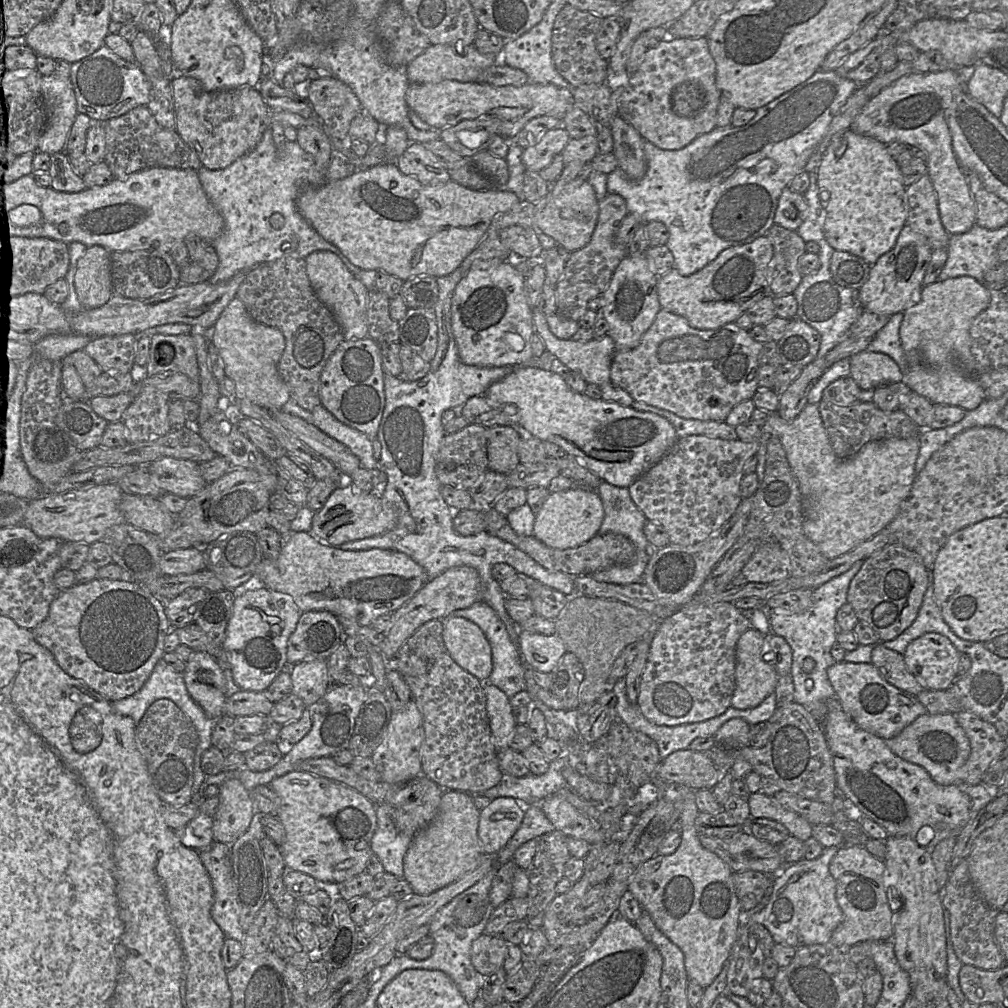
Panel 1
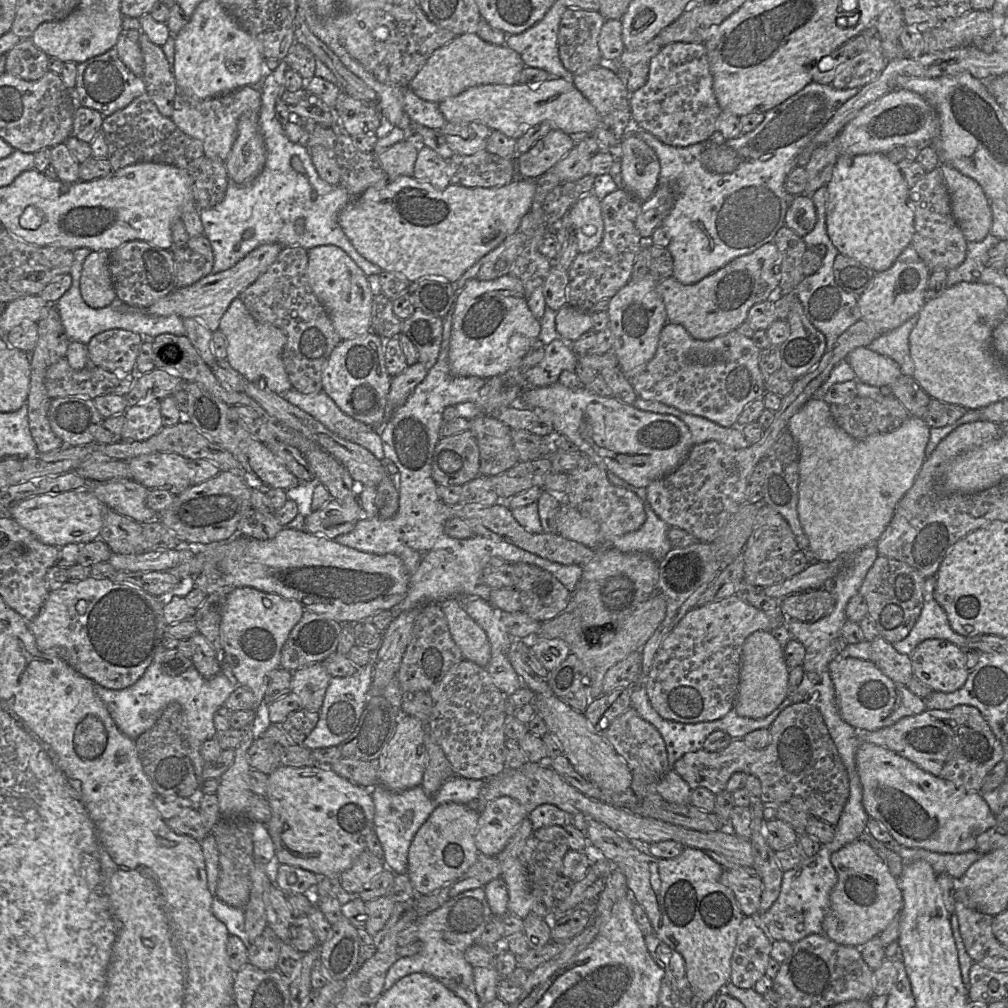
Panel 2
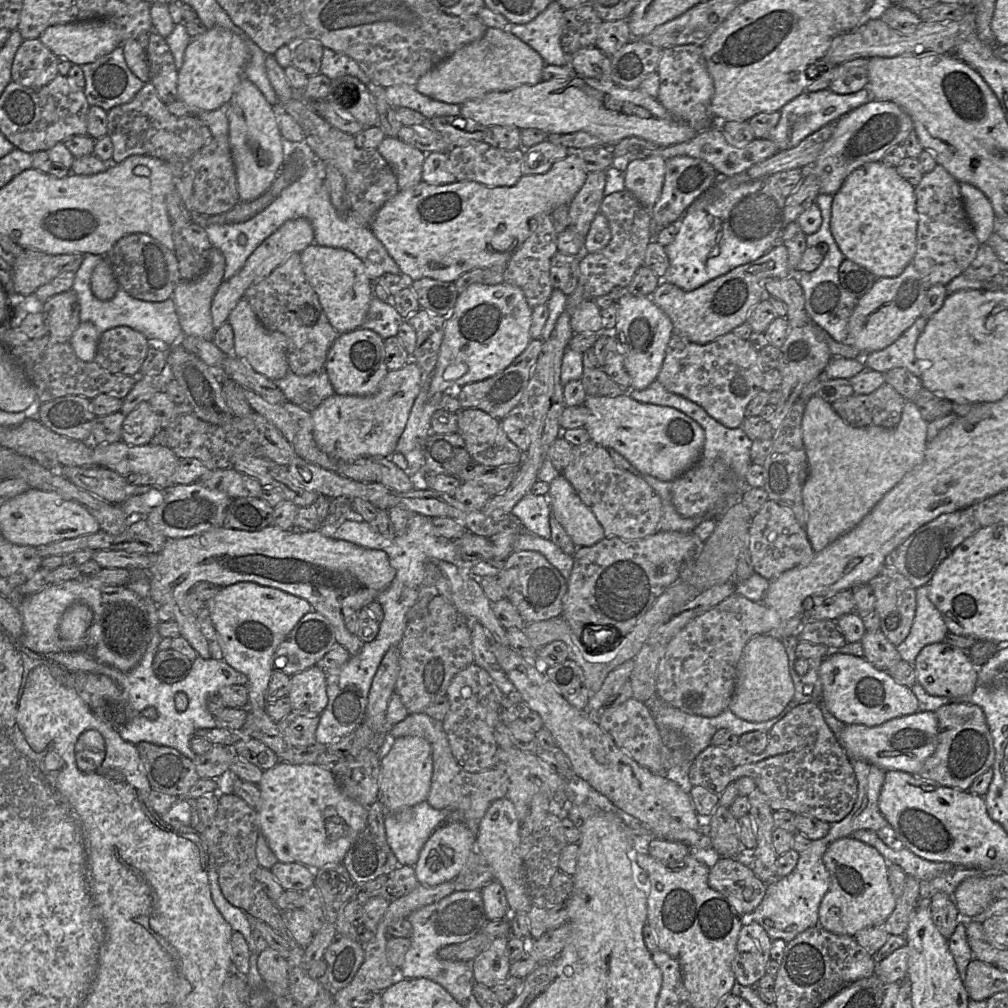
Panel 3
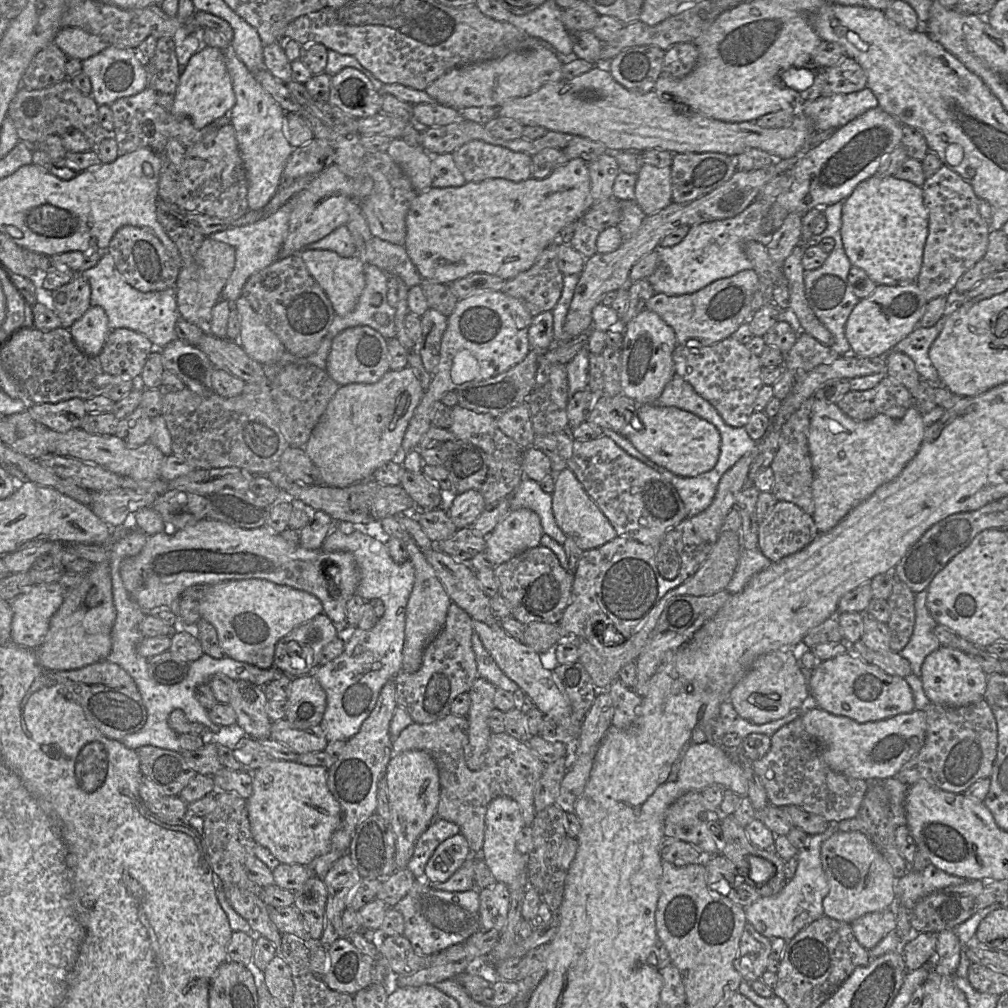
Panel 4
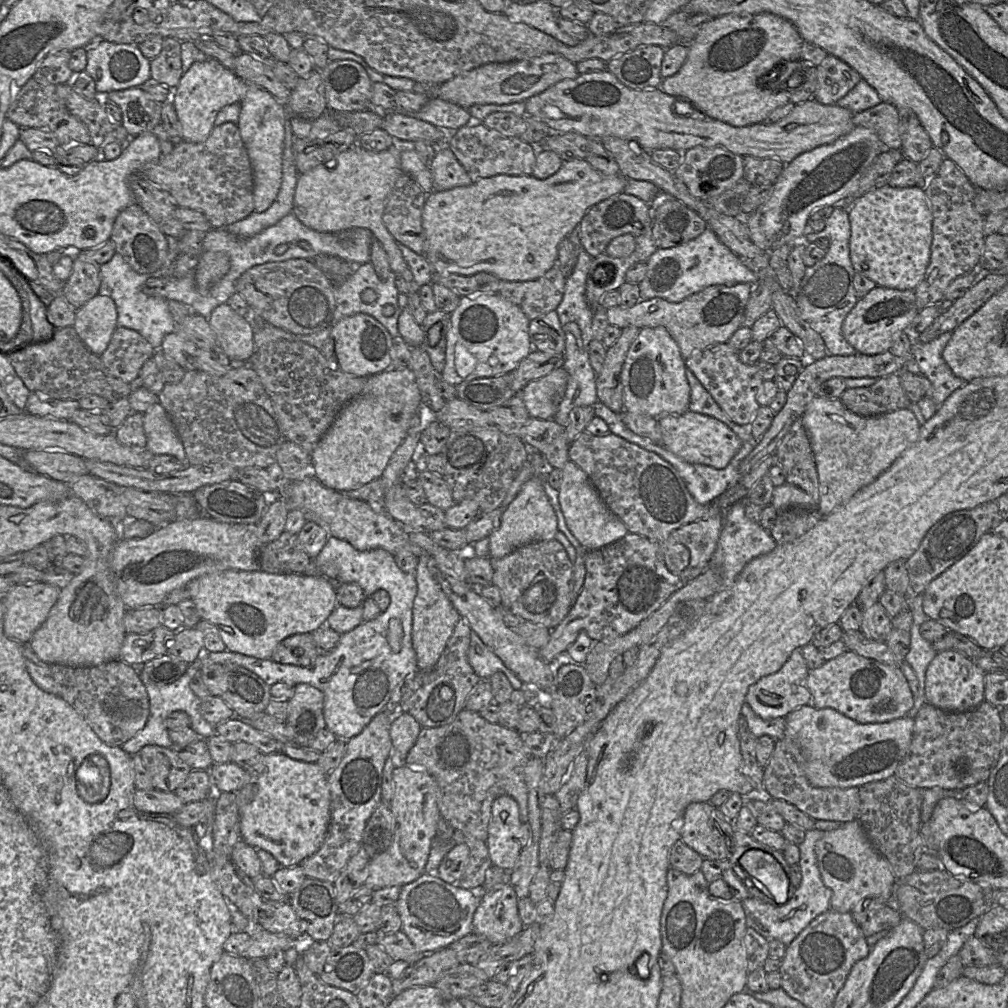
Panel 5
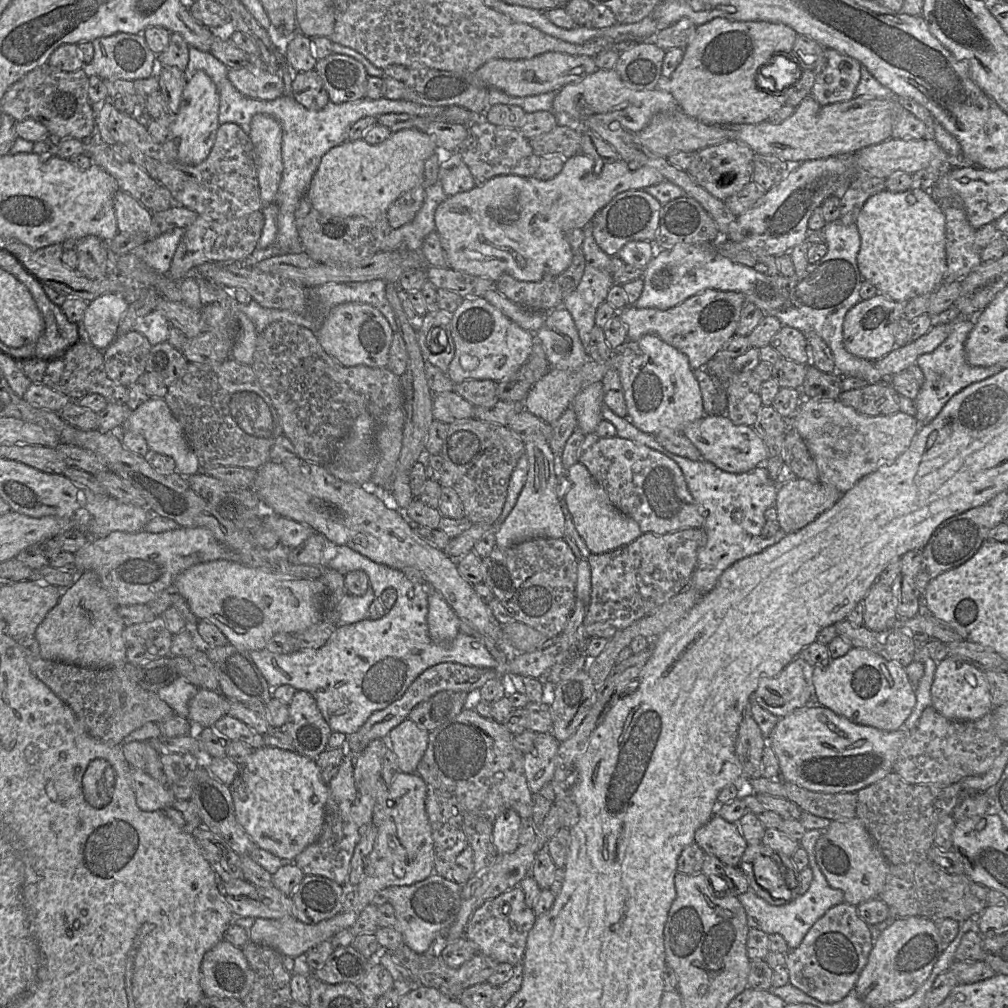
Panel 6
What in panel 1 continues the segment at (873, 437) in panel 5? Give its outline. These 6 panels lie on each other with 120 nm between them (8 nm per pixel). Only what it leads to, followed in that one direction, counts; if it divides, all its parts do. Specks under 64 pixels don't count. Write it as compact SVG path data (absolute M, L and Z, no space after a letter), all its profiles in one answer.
M807 404L793 421L770 413L763 432L781 441L802 495L804 533L829 560L884 529L898 514L916 478L919 438L870 441L853 456L840 459L833 452L818 404Z

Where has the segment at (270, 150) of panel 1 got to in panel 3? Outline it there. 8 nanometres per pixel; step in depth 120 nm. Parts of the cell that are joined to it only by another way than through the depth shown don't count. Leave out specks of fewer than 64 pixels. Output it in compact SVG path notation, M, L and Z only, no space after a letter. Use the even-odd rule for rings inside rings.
M316 159L297 181L285 188L265 210L252 219L235 224L209 224L205 225L205 229L213 247L220 250L225 257L224 280L238 273L262 242L273 235L283 224L298 218L304 218L310 222L314 232L314 244L317 246L342 249L358 257L372 282L385 274L401 275L399 267L374 236L370 227L359 225L359 227L350 228L350 222L344 222L345 216L333 206L326 186L323 163ZM371 252L380 254L382 258L378 262L372 262L369 259Z

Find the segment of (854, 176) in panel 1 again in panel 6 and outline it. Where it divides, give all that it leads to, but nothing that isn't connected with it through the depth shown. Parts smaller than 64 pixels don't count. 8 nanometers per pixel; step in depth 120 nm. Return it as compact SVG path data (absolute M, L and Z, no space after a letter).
M909 189L905 192L883 190L872 195L863 205L856 221L860 235L857 265L862 278L871 283L879 293L894 301L906 301L932 294L945 278L946 220L943 211L929 191Z

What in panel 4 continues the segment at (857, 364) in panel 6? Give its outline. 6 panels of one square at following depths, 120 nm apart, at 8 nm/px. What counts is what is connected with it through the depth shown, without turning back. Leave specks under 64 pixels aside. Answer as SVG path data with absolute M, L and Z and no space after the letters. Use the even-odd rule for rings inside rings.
M757 198L735 217L693 225L678 244L671 247L658 246L657 268L647 278L654 292L668 296L691 294L716 280L752 269L753 264L747 258L743 246L748 241L757 241L767 246L771 241L772 233L764 231L771 203ZM842 201L828 204L822 208L822 213L826 219L826 227L821 233L813 234L806 242L805 247L817 245L825 237L833 239L833 247L827 253L825 261L819 268L804 270L803 274L805 296L808 304L817 319L833 336L833 344L830 349L834 356L844 356L851 353L851 347L844 333L844 326L851 311L859 301L859 298L852 292L847 279L852 264L847 258L841 242L841 208Z

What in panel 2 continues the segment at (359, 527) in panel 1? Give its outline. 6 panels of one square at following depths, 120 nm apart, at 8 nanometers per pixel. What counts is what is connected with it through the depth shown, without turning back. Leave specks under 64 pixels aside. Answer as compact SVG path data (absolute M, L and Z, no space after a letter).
M330 499L324 507L305 516L305 530L310 534L323 535L334 540L337 536L352 531L362 516L358 501L345 504Z

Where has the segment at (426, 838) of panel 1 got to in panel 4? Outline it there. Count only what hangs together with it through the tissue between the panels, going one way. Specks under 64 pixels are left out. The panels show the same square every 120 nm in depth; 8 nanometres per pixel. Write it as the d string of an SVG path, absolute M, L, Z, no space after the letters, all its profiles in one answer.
M458 833L444 840L425 866L425 878L430 883L447 881L472 855L467 839Z

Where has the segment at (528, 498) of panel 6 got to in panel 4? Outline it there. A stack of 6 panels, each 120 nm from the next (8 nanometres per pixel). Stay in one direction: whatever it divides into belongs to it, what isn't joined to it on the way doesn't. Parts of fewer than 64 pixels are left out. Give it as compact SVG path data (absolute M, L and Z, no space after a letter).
M530 509L510 510L486 538L486 554L493 567L540 545L544 531L540 517Z

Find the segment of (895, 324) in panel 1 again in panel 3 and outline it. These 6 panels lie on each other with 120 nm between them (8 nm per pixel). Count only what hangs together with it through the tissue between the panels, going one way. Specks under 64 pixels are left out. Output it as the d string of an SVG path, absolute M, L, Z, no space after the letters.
M920 316L916 321L891 345L886 348L863 354L865 367L885 373L893 368L905 368L917 377L931 366L928 360L918 360L914 353L916 342L923 332L927 319Z

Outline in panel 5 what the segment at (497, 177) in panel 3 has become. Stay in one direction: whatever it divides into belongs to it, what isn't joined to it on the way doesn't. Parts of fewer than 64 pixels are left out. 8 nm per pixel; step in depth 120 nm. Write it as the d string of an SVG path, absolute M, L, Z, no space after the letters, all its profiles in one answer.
M472 117L467 125L454 132L448 132L448 146L473 182L501 174L532 175L536 164L536 145L518 136L504 136L496 130L487 128L480 121L473 121Z

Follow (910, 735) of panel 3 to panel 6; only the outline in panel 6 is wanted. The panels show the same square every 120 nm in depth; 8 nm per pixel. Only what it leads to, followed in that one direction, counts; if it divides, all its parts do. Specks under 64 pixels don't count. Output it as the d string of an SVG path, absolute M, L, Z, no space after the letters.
M810 704L780 718L766 738L779 762L779 777L821 793L854 792L883 779L893 771L907 731L884 731L857 724L829 708Z

